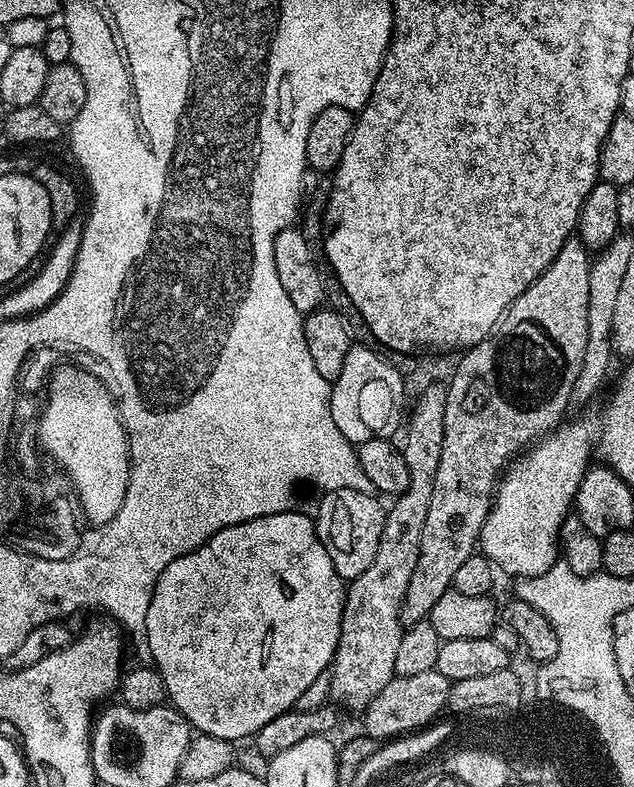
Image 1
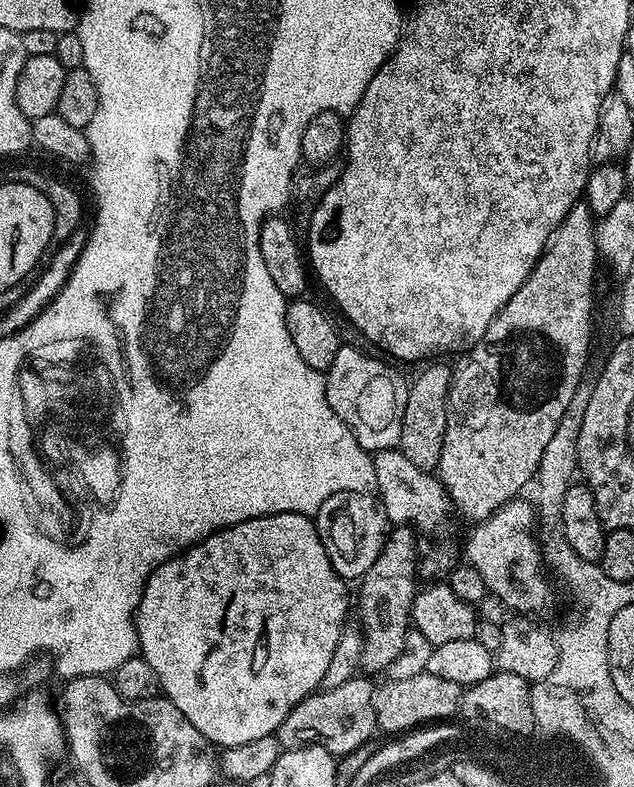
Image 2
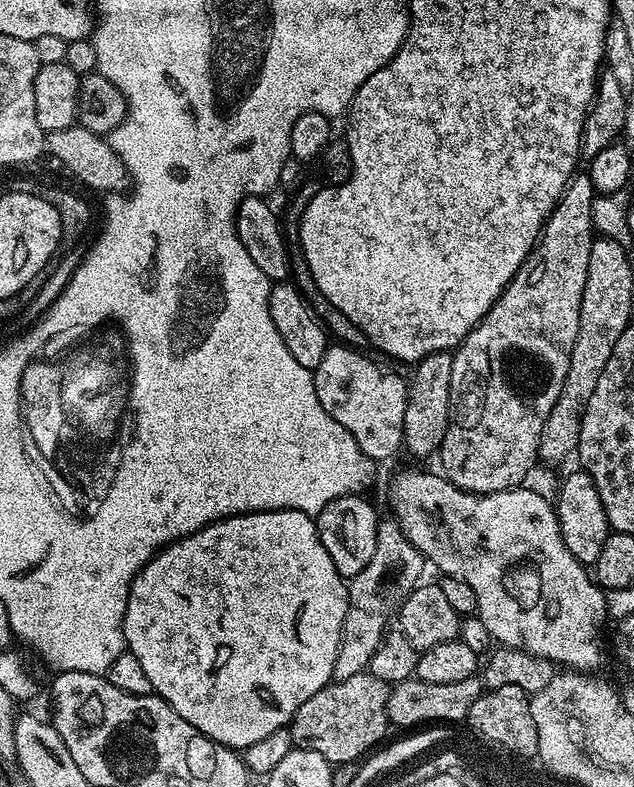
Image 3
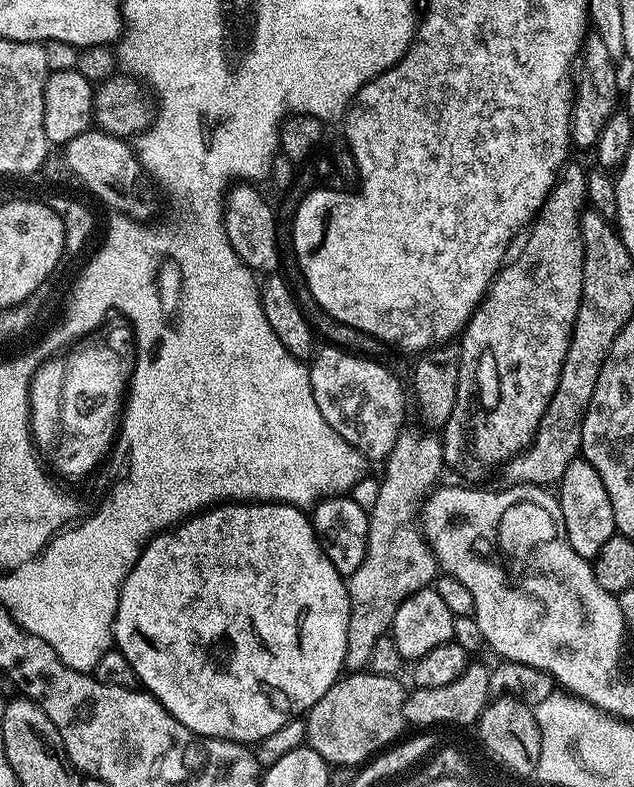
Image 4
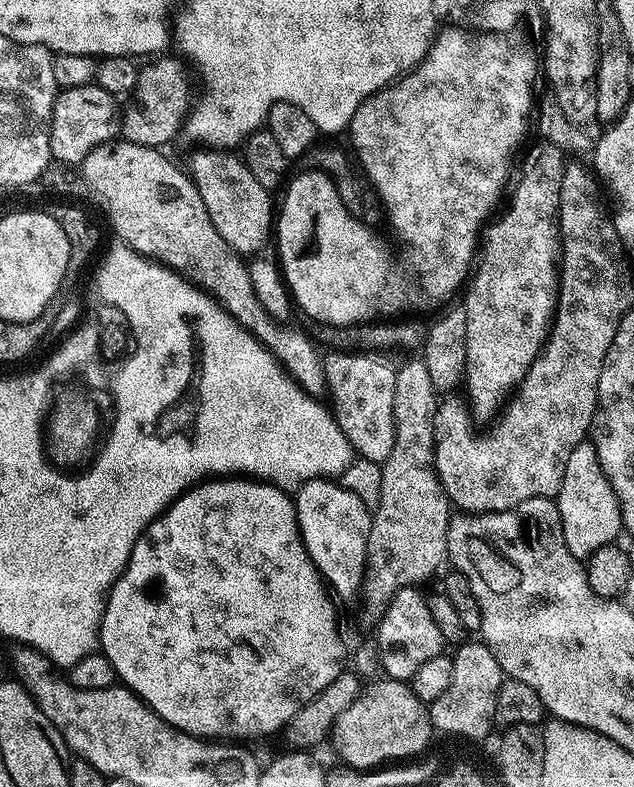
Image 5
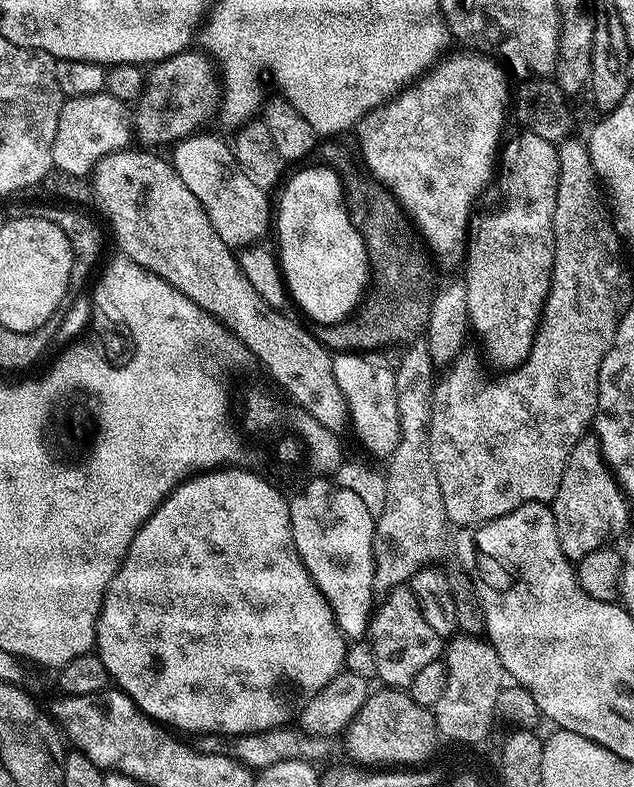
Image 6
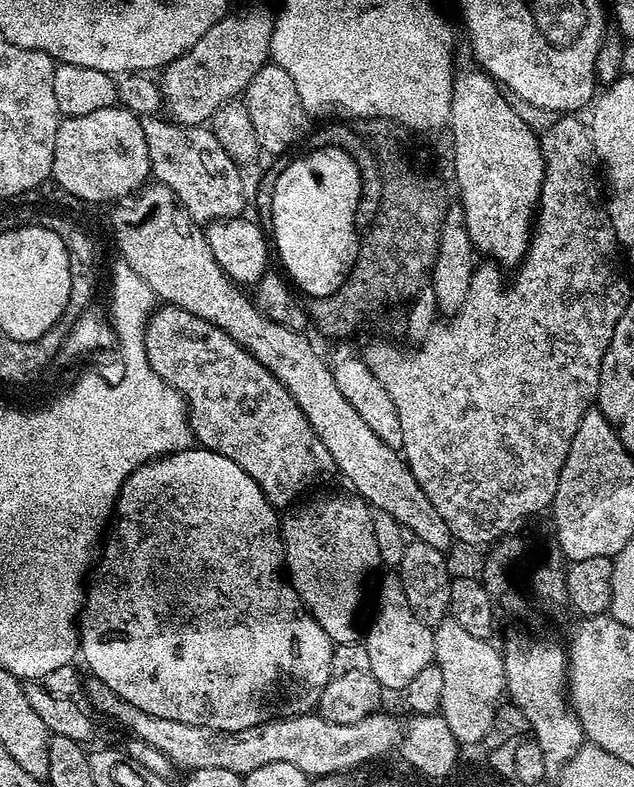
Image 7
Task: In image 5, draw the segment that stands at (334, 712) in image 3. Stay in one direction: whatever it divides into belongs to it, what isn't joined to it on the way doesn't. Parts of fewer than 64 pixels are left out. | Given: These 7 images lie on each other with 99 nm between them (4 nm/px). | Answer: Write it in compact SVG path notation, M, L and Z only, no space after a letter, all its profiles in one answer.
M376 678L369 684L372 684L369 688L368 685L361 687L350 706L346 706L332 723L330 744L332 740L333 750L341 756L339 759L350 768L372 770L385 762L404 762L409 758L419 757L424 752L423 748L431 742L432 736L434 737L432 720L428 716L426 705L412 693L405 681Z

